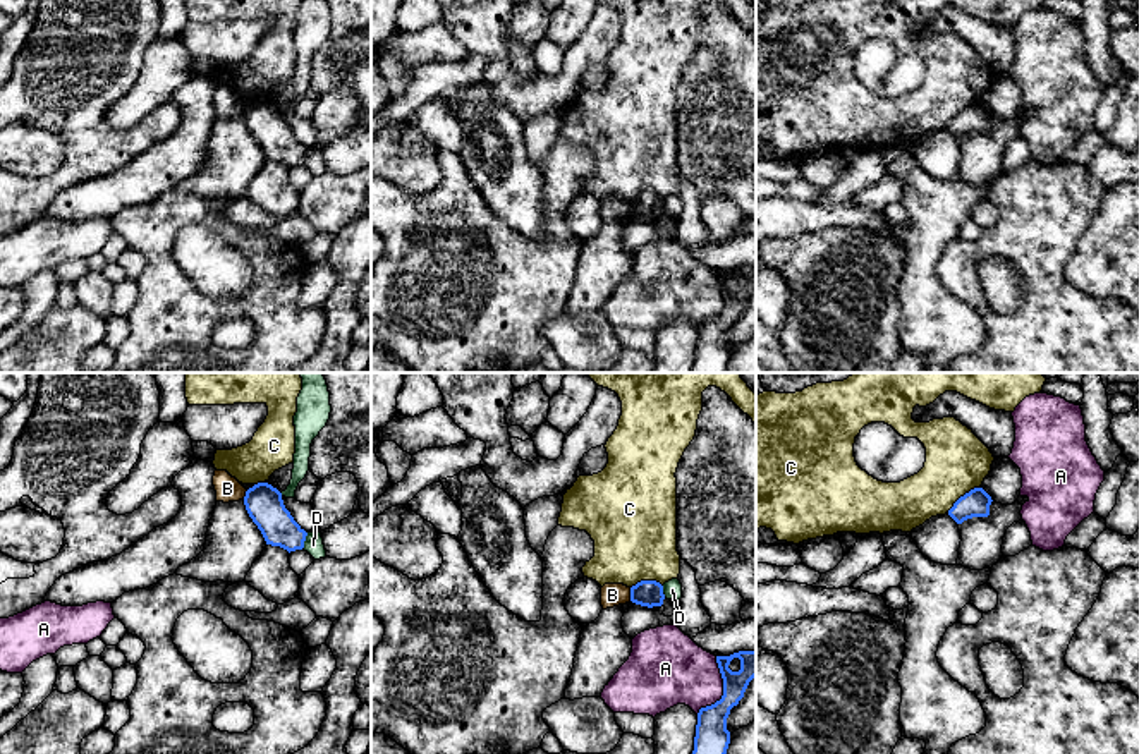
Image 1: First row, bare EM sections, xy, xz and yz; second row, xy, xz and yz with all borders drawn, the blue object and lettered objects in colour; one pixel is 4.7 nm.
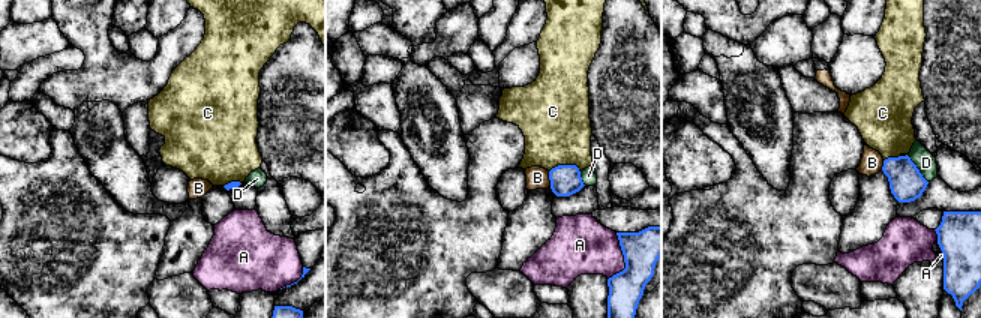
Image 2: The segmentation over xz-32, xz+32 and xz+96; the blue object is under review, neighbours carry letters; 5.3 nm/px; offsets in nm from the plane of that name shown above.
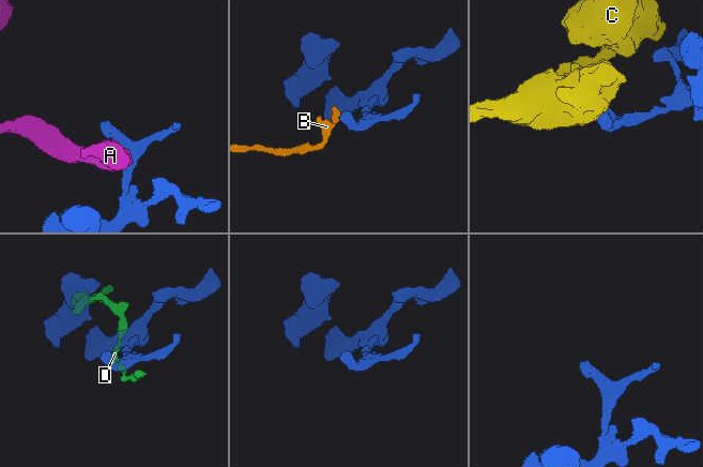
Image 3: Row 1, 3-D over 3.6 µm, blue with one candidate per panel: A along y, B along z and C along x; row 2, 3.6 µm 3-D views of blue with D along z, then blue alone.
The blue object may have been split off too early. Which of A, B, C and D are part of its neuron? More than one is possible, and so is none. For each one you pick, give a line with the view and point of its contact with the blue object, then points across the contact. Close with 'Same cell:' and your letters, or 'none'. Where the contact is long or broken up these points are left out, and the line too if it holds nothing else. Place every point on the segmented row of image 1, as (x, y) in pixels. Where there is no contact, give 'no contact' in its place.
Same cell: none

